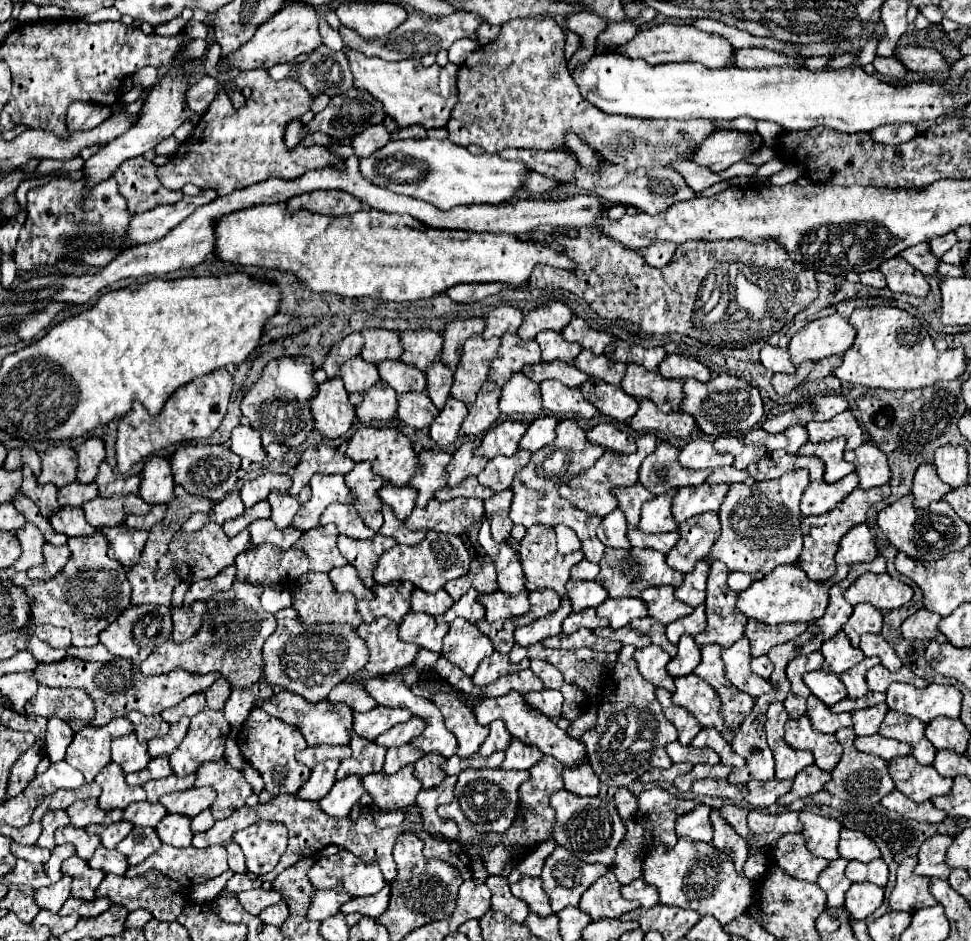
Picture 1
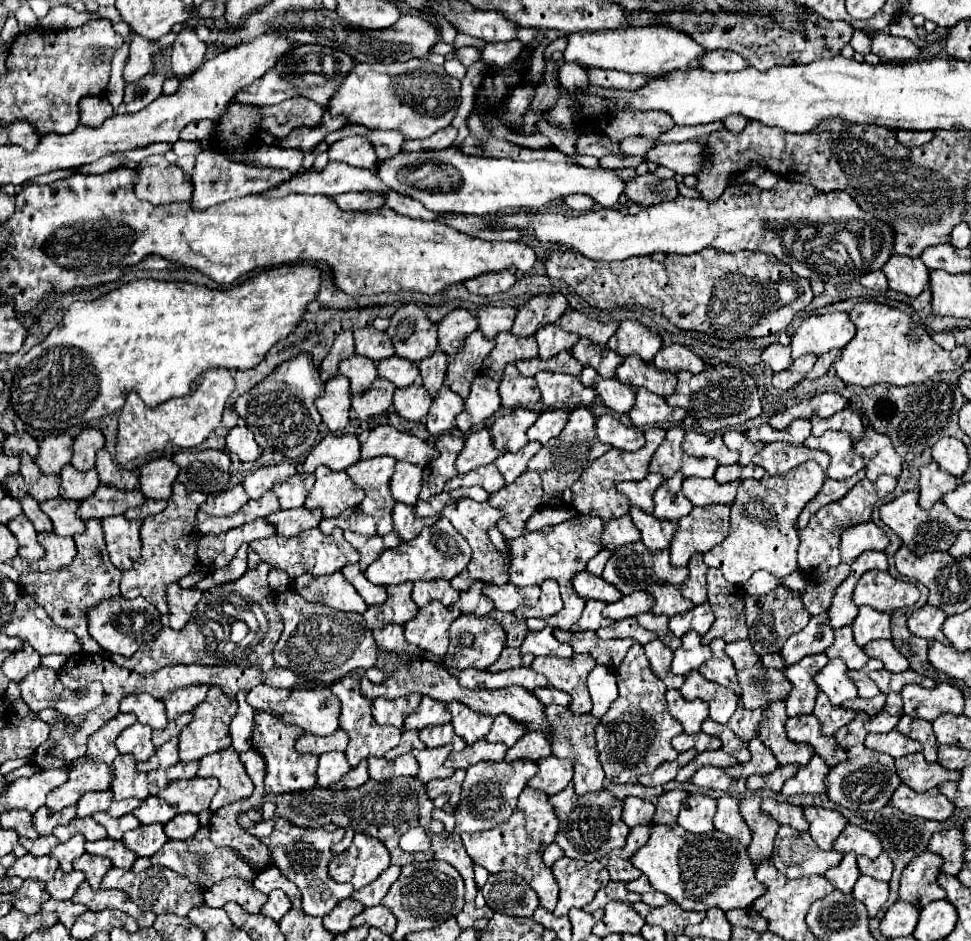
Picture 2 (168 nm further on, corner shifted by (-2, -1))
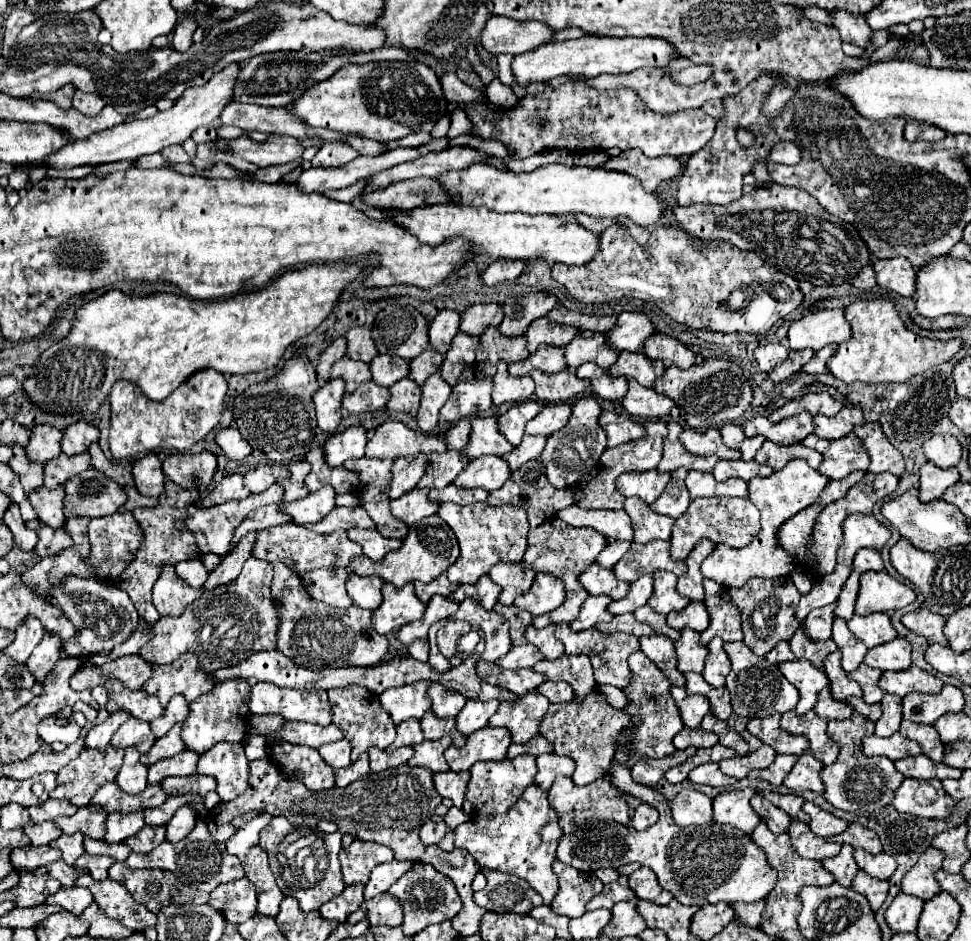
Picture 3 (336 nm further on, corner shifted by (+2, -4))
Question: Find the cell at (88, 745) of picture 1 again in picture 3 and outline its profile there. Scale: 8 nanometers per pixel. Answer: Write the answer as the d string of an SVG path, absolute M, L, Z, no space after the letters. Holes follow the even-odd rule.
M115 711L115 713L111 713L103 723L91 727L91 731L87 733L85 745L91 747L91 749L99 749L99 751L103 751L103 749L109 745L113 733L115 733L115 731L129 719L129 717L131 717L131 715L127 715L125 711Z

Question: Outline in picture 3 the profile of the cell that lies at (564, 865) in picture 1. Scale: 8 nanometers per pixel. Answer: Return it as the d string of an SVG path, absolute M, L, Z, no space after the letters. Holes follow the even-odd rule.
M555 861L553 871L559 877L559 893L549 907L567 917L583 915L587 911L585 905L603 889L603 883L593 873L579 871L561 861Z

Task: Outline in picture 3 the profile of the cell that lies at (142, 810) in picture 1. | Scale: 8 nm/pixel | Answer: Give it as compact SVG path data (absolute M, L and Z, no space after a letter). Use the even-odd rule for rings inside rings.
M169 797L163 805L155 809L145 809L145 823L147 825L167 825L169 819L181 805L195 805L201 803L201 797Z

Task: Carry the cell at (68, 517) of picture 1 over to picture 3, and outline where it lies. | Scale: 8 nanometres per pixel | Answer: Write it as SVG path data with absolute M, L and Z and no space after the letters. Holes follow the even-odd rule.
M43 485L29 493L29 501L31 501L33 509L37 511L39 519L47 521L47 525L51 525L53 529L59 529L65 525L63 497L65 497L65 491L61 485L55 489L45 489L45 485Z

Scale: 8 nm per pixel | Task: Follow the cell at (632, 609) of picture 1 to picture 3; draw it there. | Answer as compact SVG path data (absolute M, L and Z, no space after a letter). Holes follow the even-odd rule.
M643 575L643 577L639 577L637 581L631 583L627 597L623 597L623 599L619 599L619 601L613 601L613 603L609 605L609 611L611 611L613 615L633 613L637 607L641 607L641 605L645 605L645 603L649 601L651 593L653 593L653 577L651 577L651 575Z

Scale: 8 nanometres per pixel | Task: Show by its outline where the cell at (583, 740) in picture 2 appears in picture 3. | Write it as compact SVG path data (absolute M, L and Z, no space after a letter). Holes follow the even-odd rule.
M593 689L583 701L571 701L567 705L549 705L545 719L541 721L541 735L553 743L557 755L571 757L577 767L573 773L575 785L589 785L591 781L605 777L615 755L615 741L621 729L629 723L629 713L607 705L607 699L599 689Z

